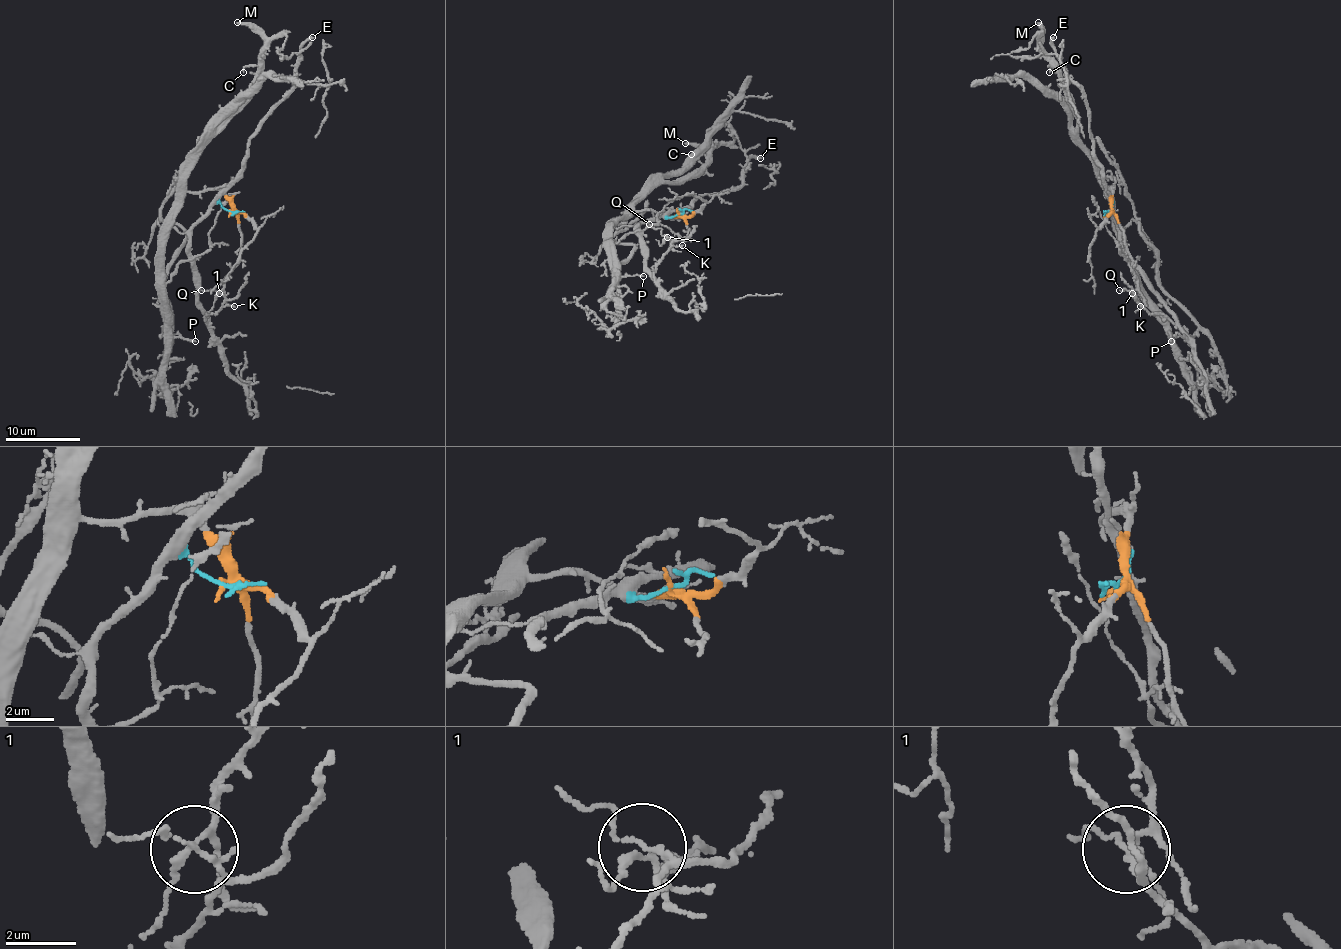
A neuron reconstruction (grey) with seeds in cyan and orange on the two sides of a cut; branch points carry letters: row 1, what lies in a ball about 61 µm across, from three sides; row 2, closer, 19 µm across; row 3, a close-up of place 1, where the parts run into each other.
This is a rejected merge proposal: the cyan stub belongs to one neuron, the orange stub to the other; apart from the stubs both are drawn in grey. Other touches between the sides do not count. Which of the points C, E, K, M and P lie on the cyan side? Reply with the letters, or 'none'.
E, K

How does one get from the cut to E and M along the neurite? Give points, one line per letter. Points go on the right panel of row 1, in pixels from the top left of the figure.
E: (1109, 213), (1111, 198), (1095, 155), (1085, 93), (1066, 72), (1052, 44), (1053, 37)
M: (1109, 213), (1111, 190), (1106, 192), (1100, 162), (1078, 136), (1078, 112), (1042, 46), (1042, 28), (1038, 22)

